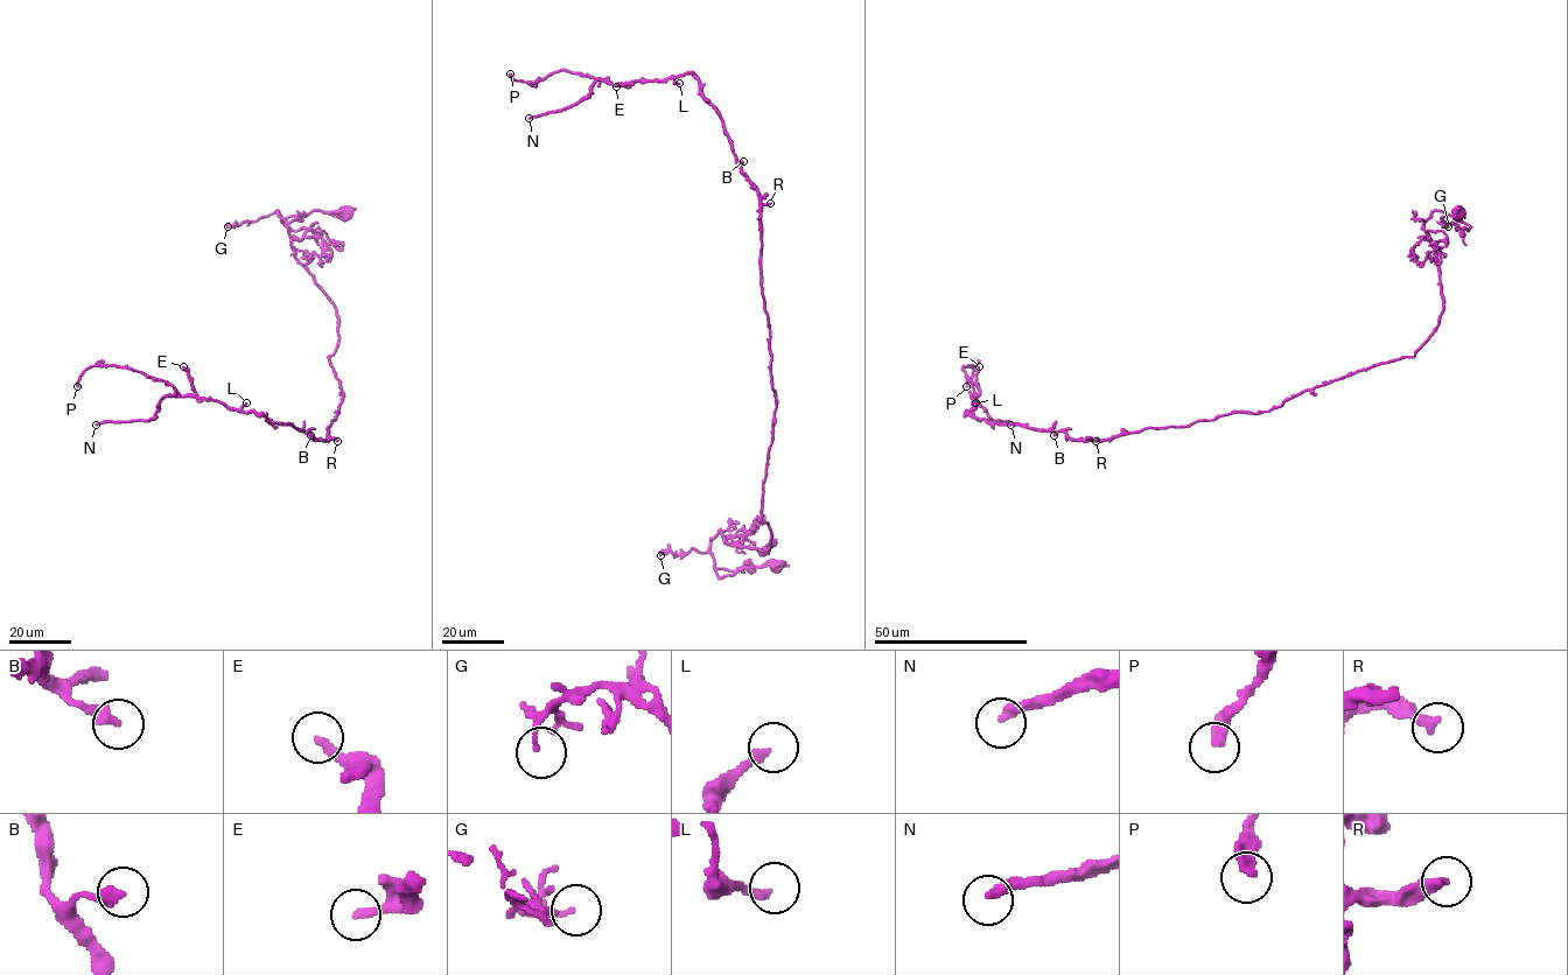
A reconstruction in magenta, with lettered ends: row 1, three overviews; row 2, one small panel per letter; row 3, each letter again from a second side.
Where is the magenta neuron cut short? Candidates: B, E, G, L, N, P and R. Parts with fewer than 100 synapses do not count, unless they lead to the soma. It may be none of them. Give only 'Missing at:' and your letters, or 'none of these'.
Missing at: N

